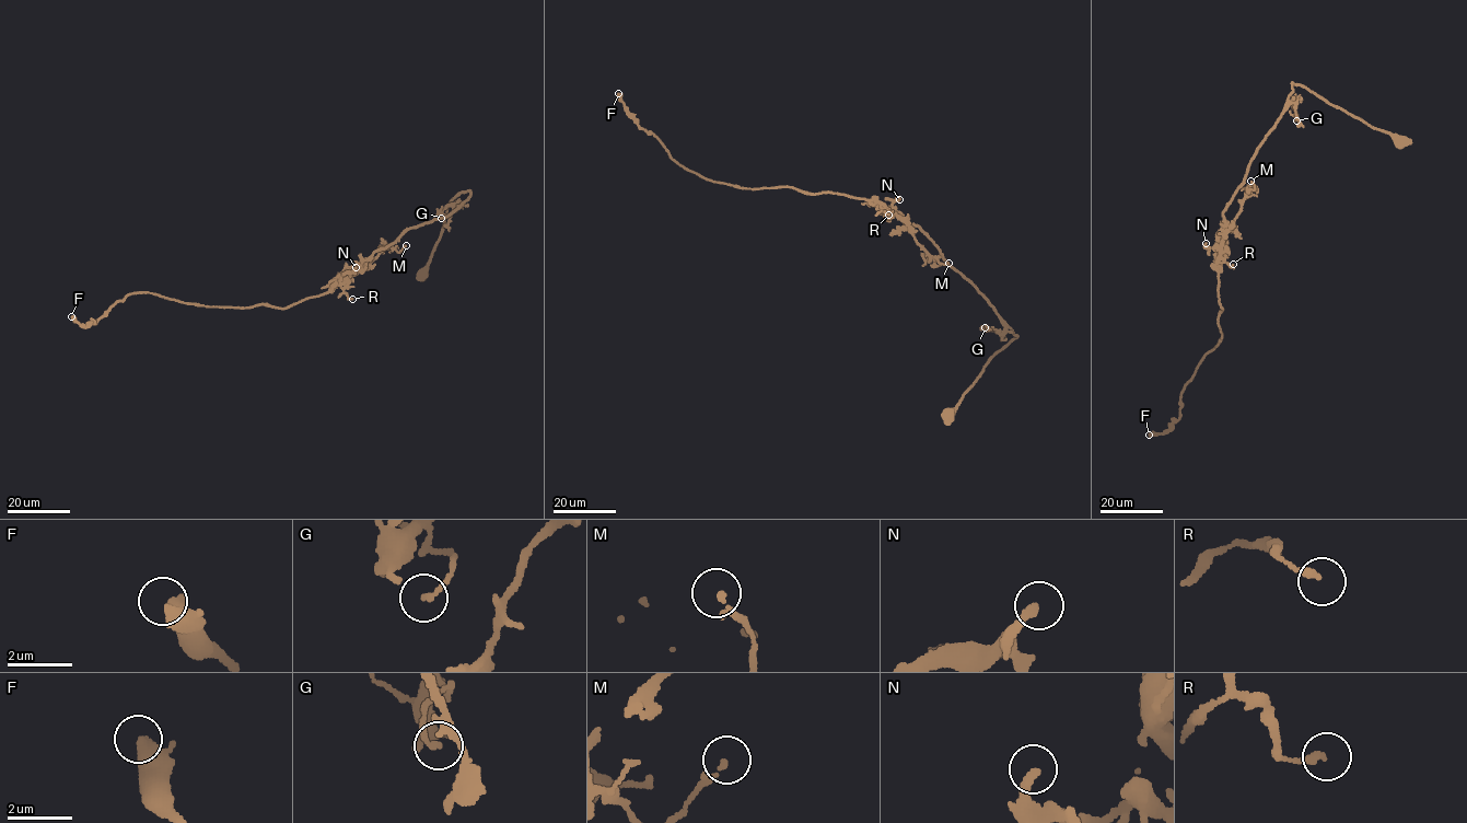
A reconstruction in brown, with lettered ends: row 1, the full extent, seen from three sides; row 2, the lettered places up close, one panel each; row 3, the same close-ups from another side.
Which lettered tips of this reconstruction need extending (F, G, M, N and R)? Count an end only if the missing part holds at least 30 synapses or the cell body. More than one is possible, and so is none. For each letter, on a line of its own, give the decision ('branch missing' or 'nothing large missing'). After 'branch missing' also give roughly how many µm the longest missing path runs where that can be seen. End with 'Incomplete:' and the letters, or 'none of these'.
F: nothing large missing
G: nothing large missing
M: nothing large missing
N: nothing large missing
R: nothing large missing
Incomplete: none of these

